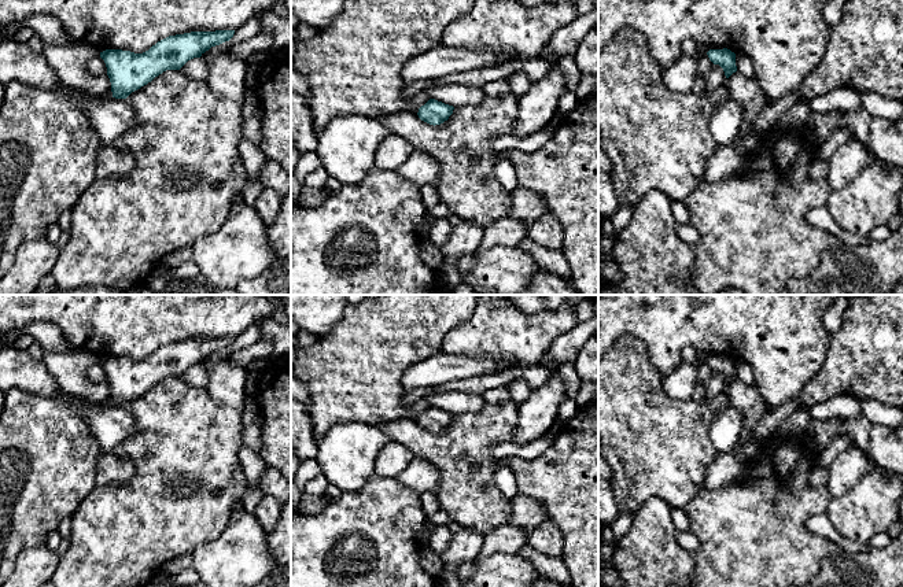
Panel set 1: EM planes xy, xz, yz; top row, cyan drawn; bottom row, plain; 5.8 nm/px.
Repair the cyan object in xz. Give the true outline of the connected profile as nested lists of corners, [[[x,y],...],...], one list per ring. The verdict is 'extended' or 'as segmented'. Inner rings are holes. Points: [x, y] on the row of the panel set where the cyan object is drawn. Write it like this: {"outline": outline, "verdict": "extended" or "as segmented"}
{"outline": [[[346,0],[338,19],[305,41],[296,41],[291,58],[310,85],[310,112],[316,134],[329,121],[346,115],[377,118],[410,111],[430,125],[449,119],[454,107],[430,99],[420,108],[403,97],[408,84],[401,77],[403,66],[416,55],[441,45],[443,30],[468,14],[475,0]]], "verdict": "extended"}

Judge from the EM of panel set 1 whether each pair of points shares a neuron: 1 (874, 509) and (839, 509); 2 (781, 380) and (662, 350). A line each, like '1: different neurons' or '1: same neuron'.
1: same neuron
2: same neuron

